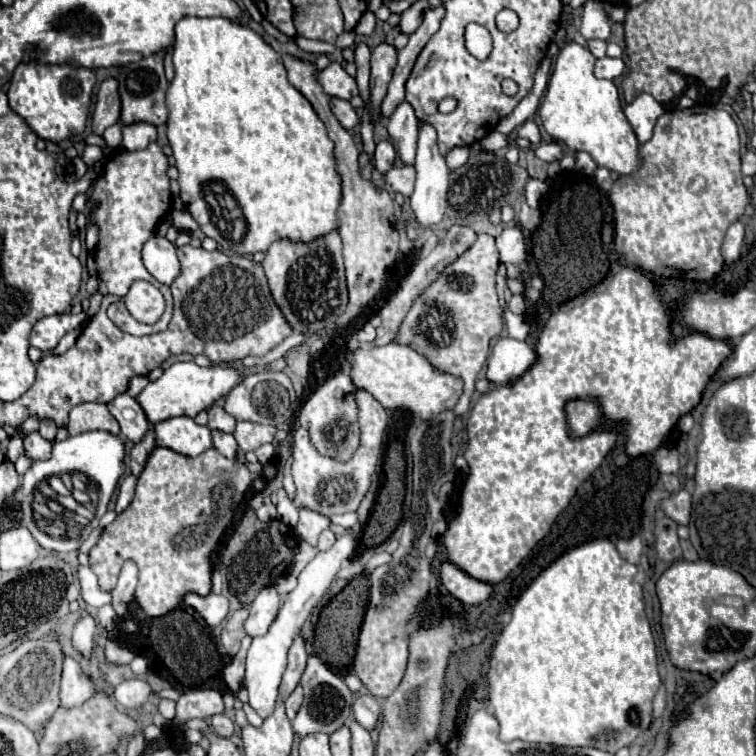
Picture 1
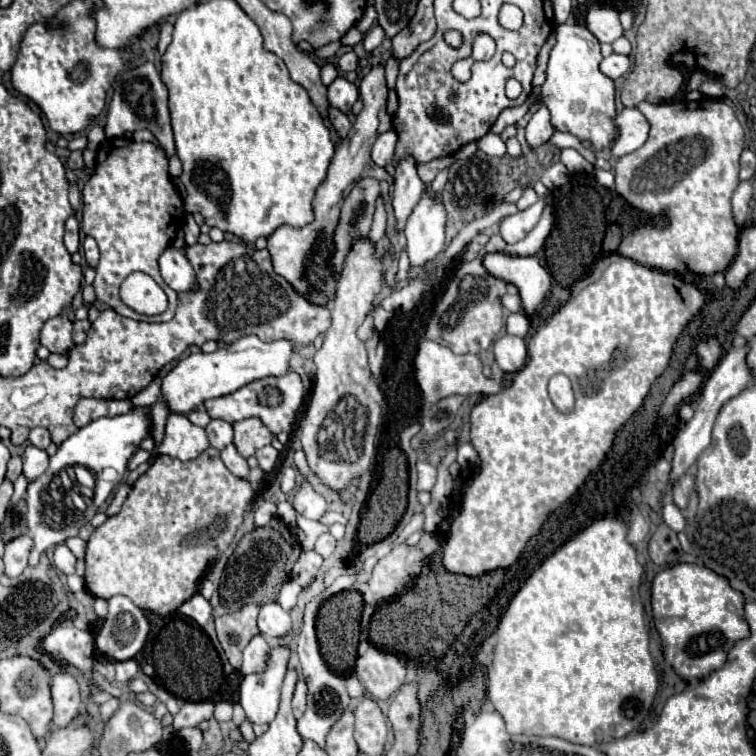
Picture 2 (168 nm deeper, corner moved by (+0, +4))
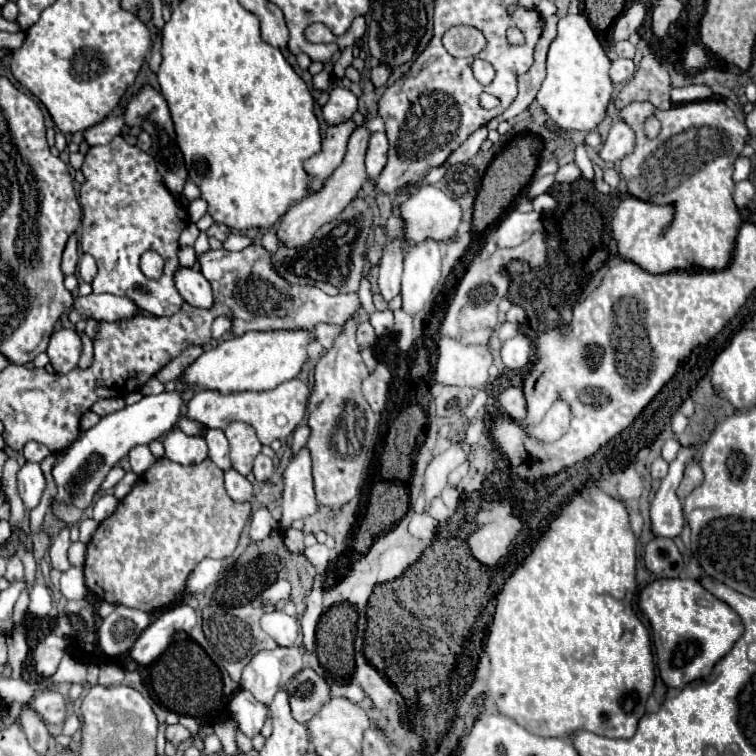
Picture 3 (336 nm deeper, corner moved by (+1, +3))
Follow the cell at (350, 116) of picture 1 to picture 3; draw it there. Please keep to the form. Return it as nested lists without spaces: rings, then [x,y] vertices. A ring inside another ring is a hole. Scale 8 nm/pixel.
[[[345,122],[345,124],[337,124],[337,126],[327,128],[321,152],[317,152],[313,158],[309,158],[305,162],[305,170],[311,176],[309,192],[321,190],[325,180],[343,162],[343,156],[345,156],[345,150],[347,150],[347,140],[349,140],[353,128],[355,128],[353,122]]]

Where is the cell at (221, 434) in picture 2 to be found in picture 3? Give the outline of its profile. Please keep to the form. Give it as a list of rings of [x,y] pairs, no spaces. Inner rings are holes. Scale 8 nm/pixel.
[[[207,430],[205,432],[205,442],[209,446],[209,458],[221,470],[229,470],[231,468],[231,462],[229,462],[229,442],[227,442],[225,434],[221,430]]]

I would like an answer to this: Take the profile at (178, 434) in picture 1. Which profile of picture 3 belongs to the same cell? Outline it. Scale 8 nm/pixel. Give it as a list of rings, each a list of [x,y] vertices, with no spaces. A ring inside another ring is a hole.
[[[173,428],[165,440],[165,458],[189,466],[189,464],[199,464],[207,458],[207,444],[203,436],[187,436],[179,428]]]

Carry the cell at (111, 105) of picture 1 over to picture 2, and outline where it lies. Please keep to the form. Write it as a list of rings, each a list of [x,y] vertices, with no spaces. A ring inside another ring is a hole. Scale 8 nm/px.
[[[94,125],[90,131],[88,131],[88,149],[98,149],[98,145],[106,139],[104,135],[104,127],[102,125]]]

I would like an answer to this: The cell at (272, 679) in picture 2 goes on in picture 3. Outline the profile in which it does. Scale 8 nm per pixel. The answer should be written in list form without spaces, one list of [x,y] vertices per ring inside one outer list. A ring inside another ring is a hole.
[[[239,690],[233,700],[229,702],[229,712],[237,724],[237,728],[253,738],[261,732],[263,722],[267,718],[267,708],[263,704],[259,704],[253,694],[249,694],[247,690]]]

